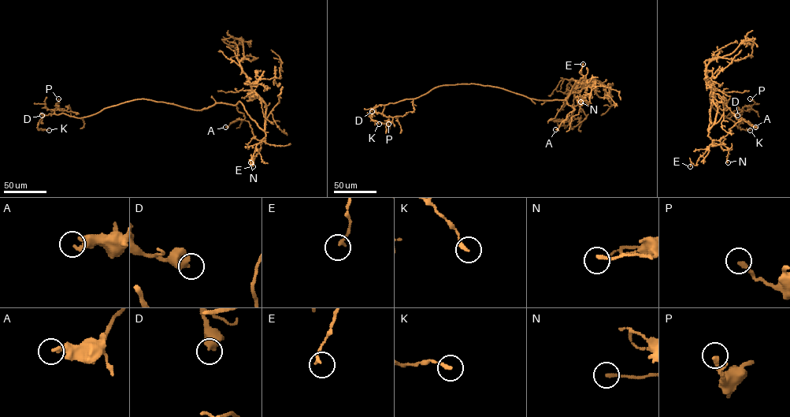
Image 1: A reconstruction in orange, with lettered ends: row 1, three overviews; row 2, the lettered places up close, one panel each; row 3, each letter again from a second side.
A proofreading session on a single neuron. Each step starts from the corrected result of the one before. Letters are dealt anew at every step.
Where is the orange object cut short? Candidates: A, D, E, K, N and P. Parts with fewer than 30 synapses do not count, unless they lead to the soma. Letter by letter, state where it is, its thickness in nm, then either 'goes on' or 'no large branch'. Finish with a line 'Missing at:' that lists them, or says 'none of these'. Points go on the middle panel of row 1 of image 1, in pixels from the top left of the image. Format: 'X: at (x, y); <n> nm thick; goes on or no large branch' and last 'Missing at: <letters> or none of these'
A: at (555, 129); 240 nm thick; no large branch
D: at (372, 111); 550 nm thick; no large branch
E: at (583, 64); 160 nm thick; no large branch
K: at (379, 124); 200 nm thick; no large branch
N: at (580, 102); 190 nm thick; no large branch
P: at (388, 124); 170 nm thick; no large branch
Missing at: none of these

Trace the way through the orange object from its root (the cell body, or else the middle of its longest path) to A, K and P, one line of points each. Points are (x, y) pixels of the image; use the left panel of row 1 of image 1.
A: (217, 103), (235, 105), (245, 117), (225, 127)
K: (217, 103), (195, 109), (136, 99), (86, 117), (63, 113), (45, 115), (38, 128), (49, 130)
P: (217, 103), (195, 109), (136, 99), (76, 117), (54, 113), (53, 109), (63, 110), (56, 105), (58, 98)

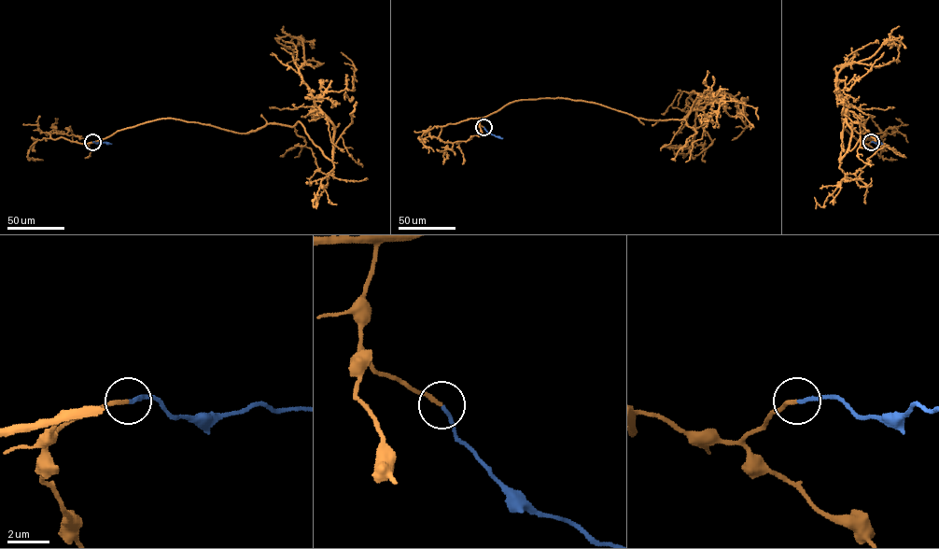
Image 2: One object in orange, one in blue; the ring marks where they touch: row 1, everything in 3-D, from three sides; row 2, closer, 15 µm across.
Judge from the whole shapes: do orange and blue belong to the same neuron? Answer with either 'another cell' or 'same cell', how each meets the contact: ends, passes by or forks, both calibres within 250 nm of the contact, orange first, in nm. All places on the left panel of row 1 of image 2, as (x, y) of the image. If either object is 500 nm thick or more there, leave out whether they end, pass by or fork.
same cell; orange ends there; blue ends there; 200 nm thick on the orange side, 180 nm on the other

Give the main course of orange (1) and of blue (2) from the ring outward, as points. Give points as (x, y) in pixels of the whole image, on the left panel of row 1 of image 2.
1: (92, 142), (162, 119), (239, 133), (298, 121), (331, 160), (303, 44), (275, 38), (290, 49)
2: (92, 142), (111, 144)

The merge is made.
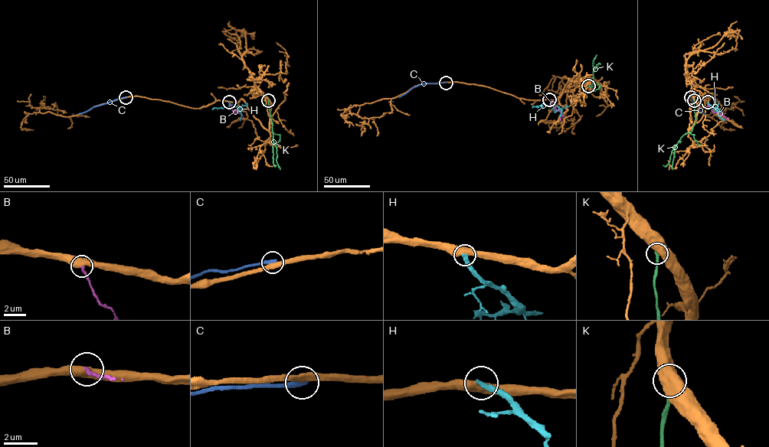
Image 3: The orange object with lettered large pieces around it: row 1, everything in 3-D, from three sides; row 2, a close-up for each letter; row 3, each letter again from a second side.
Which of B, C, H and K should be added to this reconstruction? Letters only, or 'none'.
none

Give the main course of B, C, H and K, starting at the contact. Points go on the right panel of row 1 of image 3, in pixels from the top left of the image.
B: (708, 102), (713, 112), (717, 111), (728, 119)
C: (690, 97), (695, 106), (701, 112), (710, 114)
H: (708, 102), (717, 109), (718, 115), (724, 120)
K: (694, 100), (695, 122), (692, 130), (681, 138), (672, 151), (669, 162), (665, 166), (663, 165)

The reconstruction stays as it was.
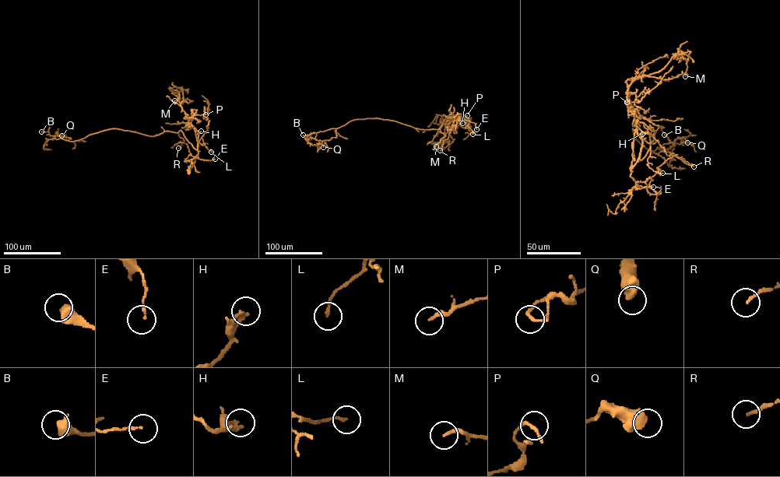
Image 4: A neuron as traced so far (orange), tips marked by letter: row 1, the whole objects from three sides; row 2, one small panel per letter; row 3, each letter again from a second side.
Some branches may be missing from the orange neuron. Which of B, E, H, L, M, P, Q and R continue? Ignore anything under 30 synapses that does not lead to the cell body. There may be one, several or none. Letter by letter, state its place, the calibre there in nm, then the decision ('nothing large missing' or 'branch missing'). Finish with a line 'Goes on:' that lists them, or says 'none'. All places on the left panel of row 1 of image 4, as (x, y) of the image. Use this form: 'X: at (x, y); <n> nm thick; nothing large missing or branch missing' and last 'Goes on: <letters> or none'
B: at (41, 131); 600 nm thick; nothing large missing
E: at (215, 159); 120 nm thick; nothing large missing
H: at (201, 131); 280 nm thick; nothing large missing
L: at (211, 152); 150 nm thick; nothing large missing
M: at (174, 100); 150 nm thick; nothing large missing
P: at (205, 114); 180 nm thick; nothing large missing
Q: at (61, 135); 650 nm thick; nothing large missing
R: at (178, 148); 130 nm thick; nothing large missing
Goes on: none

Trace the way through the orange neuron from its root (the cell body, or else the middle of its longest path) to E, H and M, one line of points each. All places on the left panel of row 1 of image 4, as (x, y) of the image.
E: (165, 131), (177, 132), (180, 130), (197, 150), (197, 157), (215, 159)
H: (165, 131), (177, 132), (180, 130), (197, 149), (201, 131)
M: (165, 131), (180, 130), (197, 149), (198, 132), (180, 104), (184, 100), (181, 89), (174, 100)

